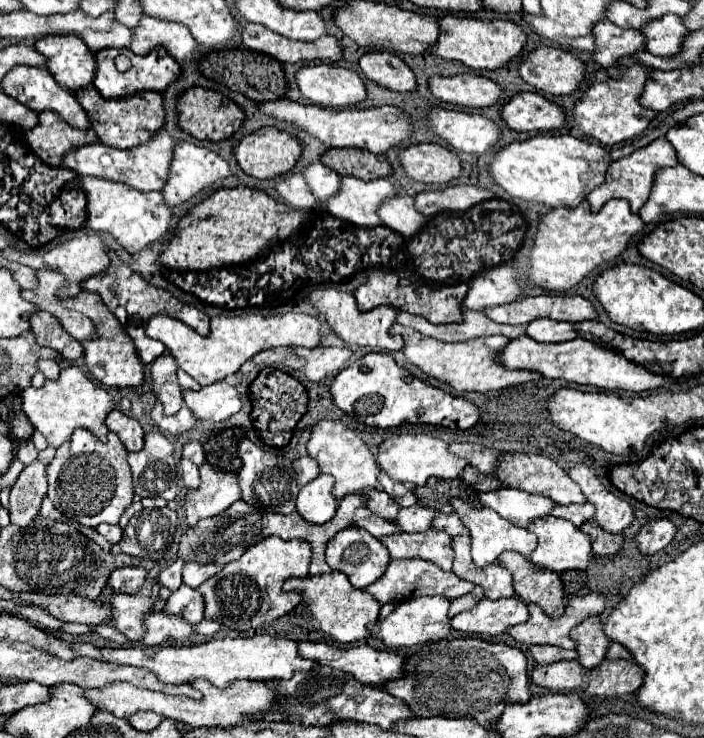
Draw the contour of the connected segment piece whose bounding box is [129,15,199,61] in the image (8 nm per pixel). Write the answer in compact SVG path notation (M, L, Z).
M149 15L141 17L141 23L135 27L131 51L137 55L151 53L155 47L165 47L177 61L191 57L199 43L191 39L191 33L185 25L171 23L171 21L157 21Z

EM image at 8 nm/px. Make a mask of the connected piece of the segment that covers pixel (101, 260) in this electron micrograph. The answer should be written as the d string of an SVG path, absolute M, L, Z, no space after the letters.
M79 235L79 237L73 237L73 239L57 245L55 249L29 249L29 251L19 251L19 249L9 247L9 249L1 251L1 255L5 255L9 261L17 261L17 263L29 265L33 269L55 269L55 271L61 271L65 275L65 279L67 279L67 289L63 291L65 297L79 295L81 293L81 281L85 277L103 273L111 265L111 259L107 255L107 245L97 235Z

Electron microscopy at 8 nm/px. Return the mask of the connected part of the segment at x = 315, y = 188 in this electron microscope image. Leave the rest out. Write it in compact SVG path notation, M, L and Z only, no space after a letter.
M313 163L305 169L305 179L311 187L311 191L315 193L315 197L325 203L327 197L335 197L335 193L339 193L339 185L341 185L341 175L335 173L333 169L329 169L323 163Z

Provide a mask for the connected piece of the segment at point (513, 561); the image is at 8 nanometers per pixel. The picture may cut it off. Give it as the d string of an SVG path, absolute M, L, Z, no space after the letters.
M507 551L499 557L499 563L513 573L513 587L527 603L537 603L549 617L563 615L563 581L559 573L535 567L527 557Z

